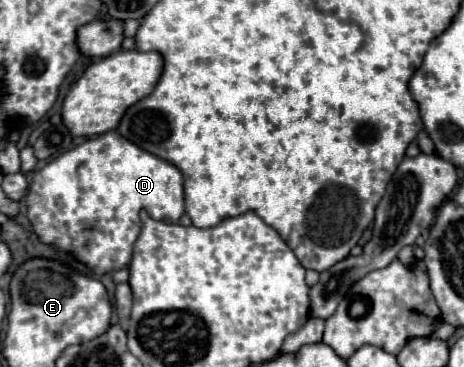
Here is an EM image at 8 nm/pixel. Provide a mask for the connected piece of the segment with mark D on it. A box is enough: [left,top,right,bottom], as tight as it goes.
[27,130,183,274]

